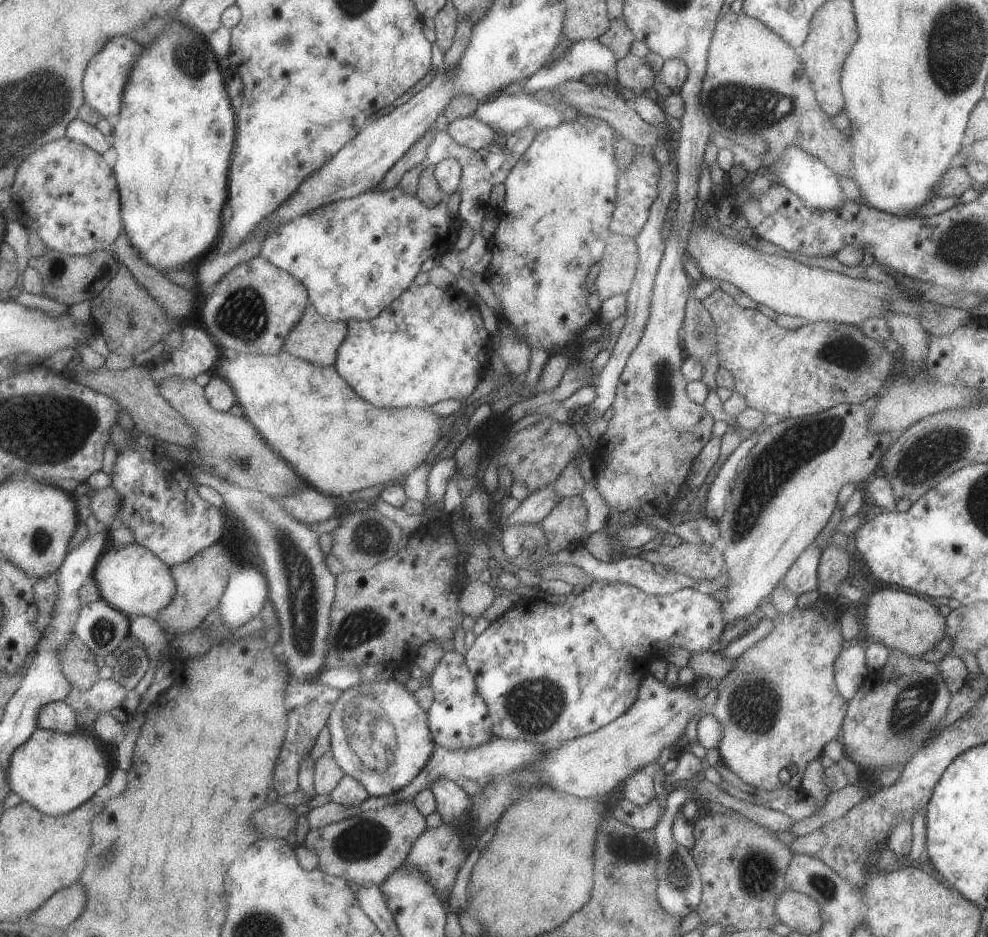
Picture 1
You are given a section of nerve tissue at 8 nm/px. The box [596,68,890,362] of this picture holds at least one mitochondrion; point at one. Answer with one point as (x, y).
(752, 111)

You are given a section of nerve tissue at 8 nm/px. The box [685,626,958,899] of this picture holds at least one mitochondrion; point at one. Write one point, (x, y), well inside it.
(754, 707)

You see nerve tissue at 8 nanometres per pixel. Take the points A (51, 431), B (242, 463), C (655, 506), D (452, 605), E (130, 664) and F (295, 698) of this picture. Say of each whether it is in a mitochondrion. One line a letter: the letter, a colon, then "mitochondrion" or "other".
A: mitochondrion
B: mitochondrion
C: other
D: other
E: mitochondrion
F: other

